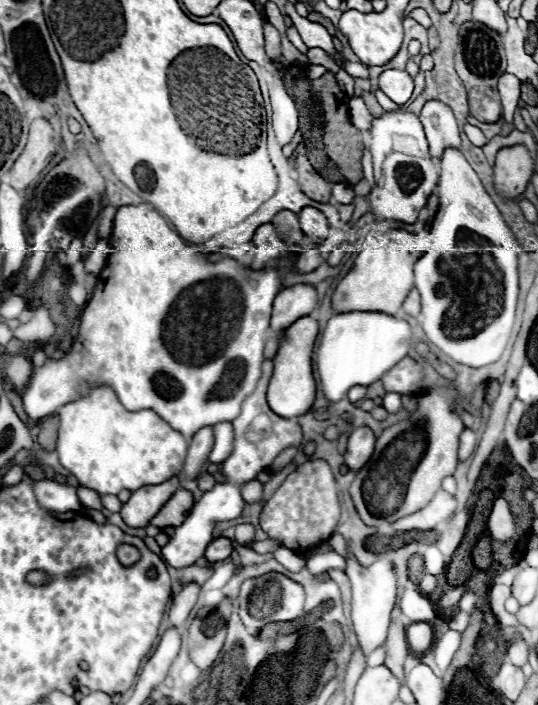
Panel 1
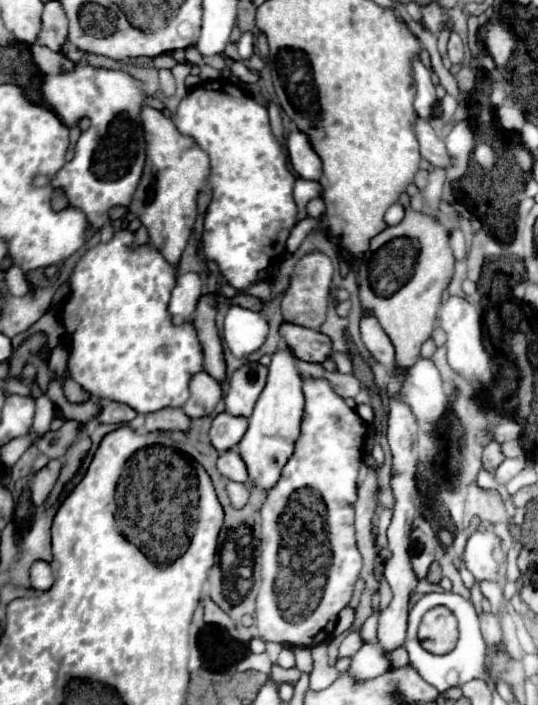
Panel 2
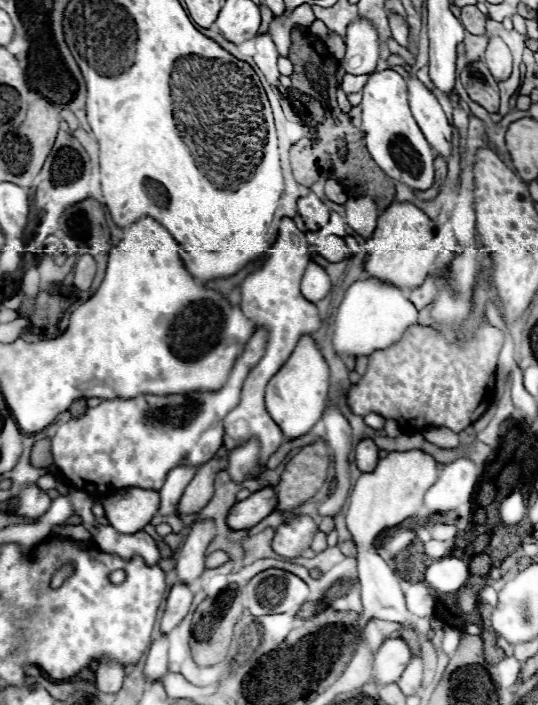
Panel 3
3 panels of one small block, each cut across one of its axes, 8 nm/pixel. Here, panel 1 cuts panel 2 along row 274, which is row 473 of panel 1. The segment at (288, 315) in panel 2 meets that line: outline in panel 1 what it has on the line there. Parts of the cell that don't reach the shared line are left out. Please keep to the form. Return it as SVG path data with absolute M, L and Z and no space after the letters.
M310 460L298 466L266 502L260 514L260 526L270 538L294 552L306 552L320 540L328 540L340 518L340 502L336 480L324 460Z

